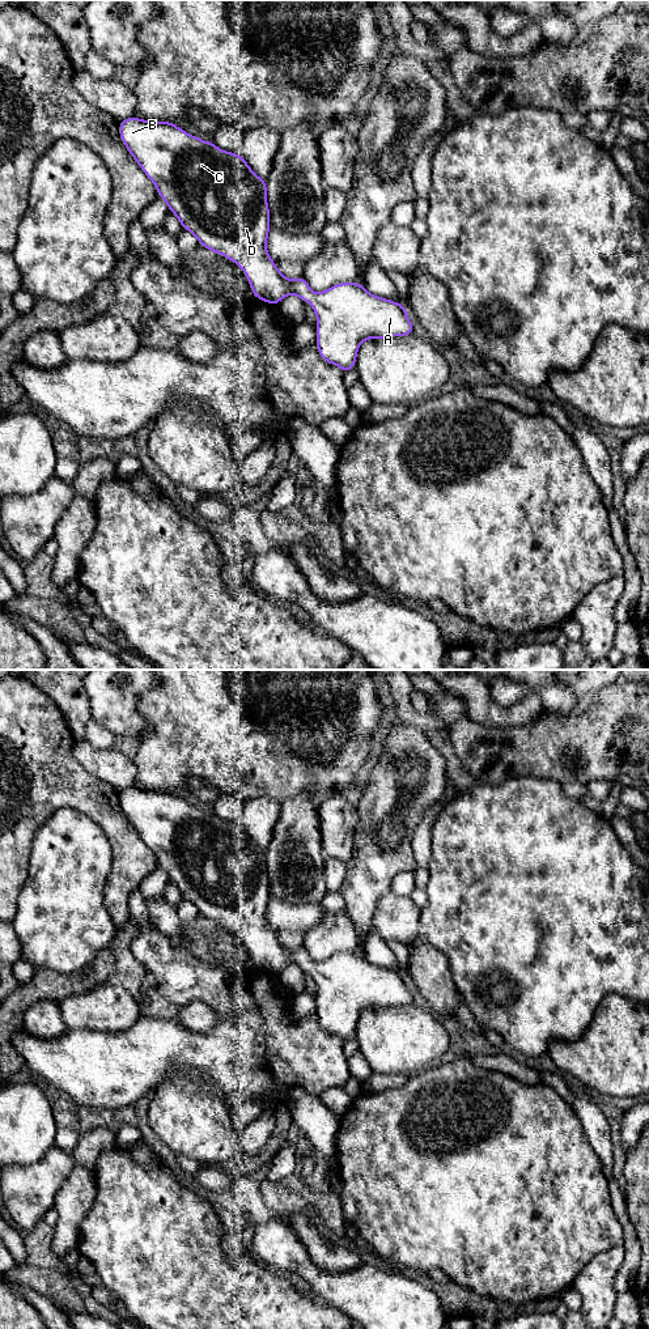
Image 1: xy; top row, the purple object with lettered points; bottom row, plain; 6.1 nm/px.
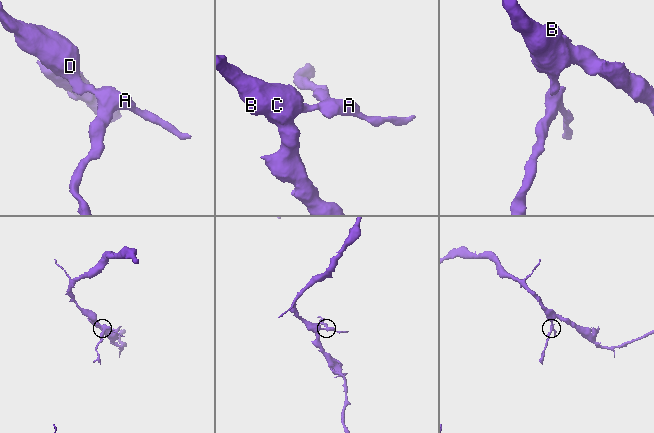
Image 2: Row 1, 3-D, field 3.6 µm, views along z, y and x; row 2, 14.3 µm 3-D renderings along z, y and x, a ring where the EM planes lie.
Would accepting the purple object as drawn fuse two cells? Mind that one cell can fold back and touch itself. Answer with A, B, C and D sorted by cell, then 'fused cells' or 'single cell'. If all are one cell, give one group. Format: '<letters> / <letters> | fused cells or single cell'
A B C D | single cell

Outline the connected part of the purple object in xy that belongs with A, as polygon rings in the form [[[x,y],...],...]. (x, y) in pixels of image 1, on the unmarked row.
[[[132,786],[119,791],[119,804],[128,823],[153,852],[158,866],[164,869],[169,880],[179,889],[182,899],[192,903],[203,917],[238,934],[249,950],[254,967],[277,975],[284,967],[294,964],[310,973],[317,985],[315,1014],[323,1031],[340,1037],[345,1043],[355,1037],[357,1020],[364,1010],[406,1006],[415,1002],[407,988],[406,976],[369,963],[360,952],[339,952],[323,961],[313,963],[304,947],[289,950],[279,941],[267,922],[267,906],[271,897],[267,854],[251,840],[243,827],[225,821],[212,811],[203,811],[174,795],[173,791],[143,790]]]

